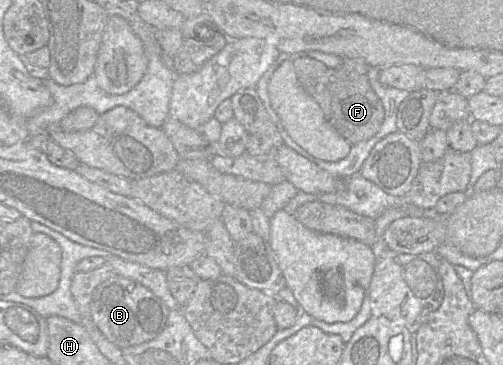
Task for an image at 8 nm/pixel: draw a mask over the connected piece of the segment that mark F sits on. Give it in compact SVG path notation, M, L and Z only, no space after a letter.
M308 56L296 59L293 64L299 84L320 105L328 123L351 145L367 141L377 134L385 118L385 109L370 84L368 71L371 67L363 59L343 58L341 65L337 68L329 68Z

